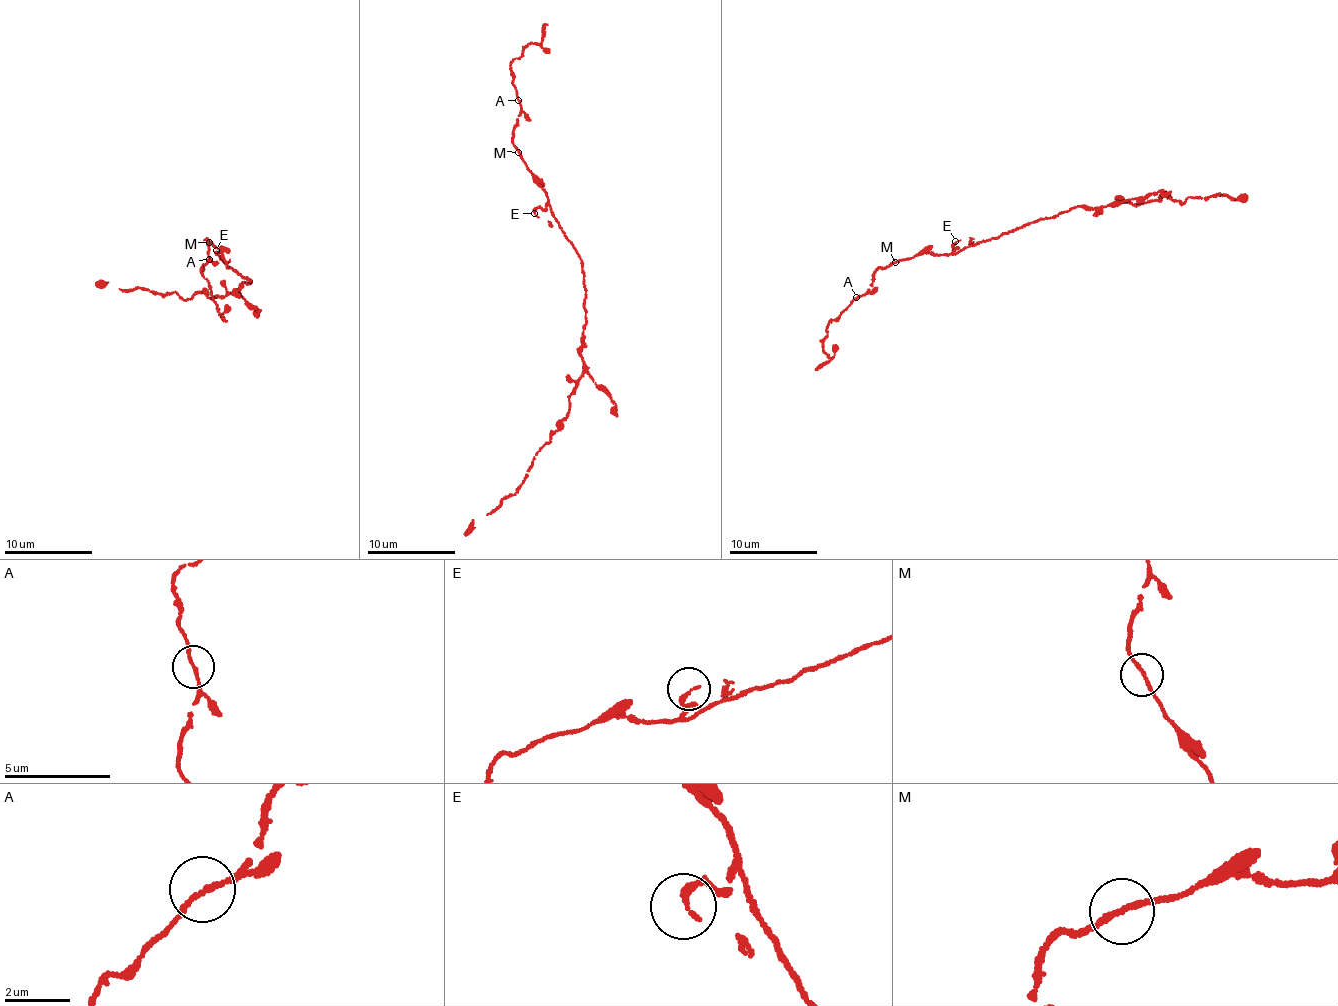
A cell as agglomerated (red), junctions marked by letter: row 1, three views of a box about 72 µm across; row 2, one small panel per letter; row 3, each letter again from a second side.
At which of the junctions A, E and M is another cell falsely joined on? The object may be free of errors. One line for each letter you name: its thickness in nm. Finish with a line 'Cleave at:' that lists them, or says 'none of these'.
Cleave at: none of these

